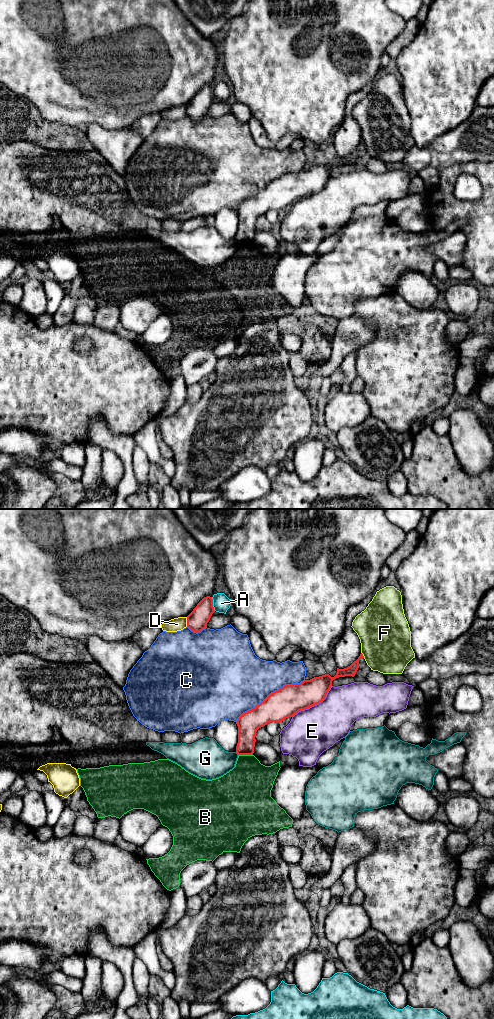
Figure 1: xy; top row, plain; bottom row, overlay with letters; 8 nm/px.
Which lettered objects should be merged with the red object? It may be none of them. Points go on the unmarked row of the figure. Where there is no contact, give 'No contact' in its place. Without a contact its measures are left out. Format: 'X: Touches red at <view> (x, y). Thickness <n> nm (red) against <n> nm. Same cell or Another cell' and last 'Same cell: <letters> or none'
A: Touches red at xy (212, 92). Thickness 170 nm (red) against 140 nm. Another cell
B: Touches red at xy (245, 242). Thickness 180 nm (red) against 380 nm. Another cell
C: Touches red at xy (270, 182). Thickness 240 nm (red) against 460 nm. Another cell
D: Touches red at xy (187, 110). Thickness 170 nm (red) against 110 nm. Another cell
E: Touches red at xy (314, 192). Thickness 240 nm (red) against 380 nm. Another cell
F: Touches red at xy (362, 143). Thickness 90 nm (red) against 420 nm. Another cell
G: Touches red at xy (237, 241). Thickness 170 nm (red) against 300 nm. Another cell
Same cell: none

